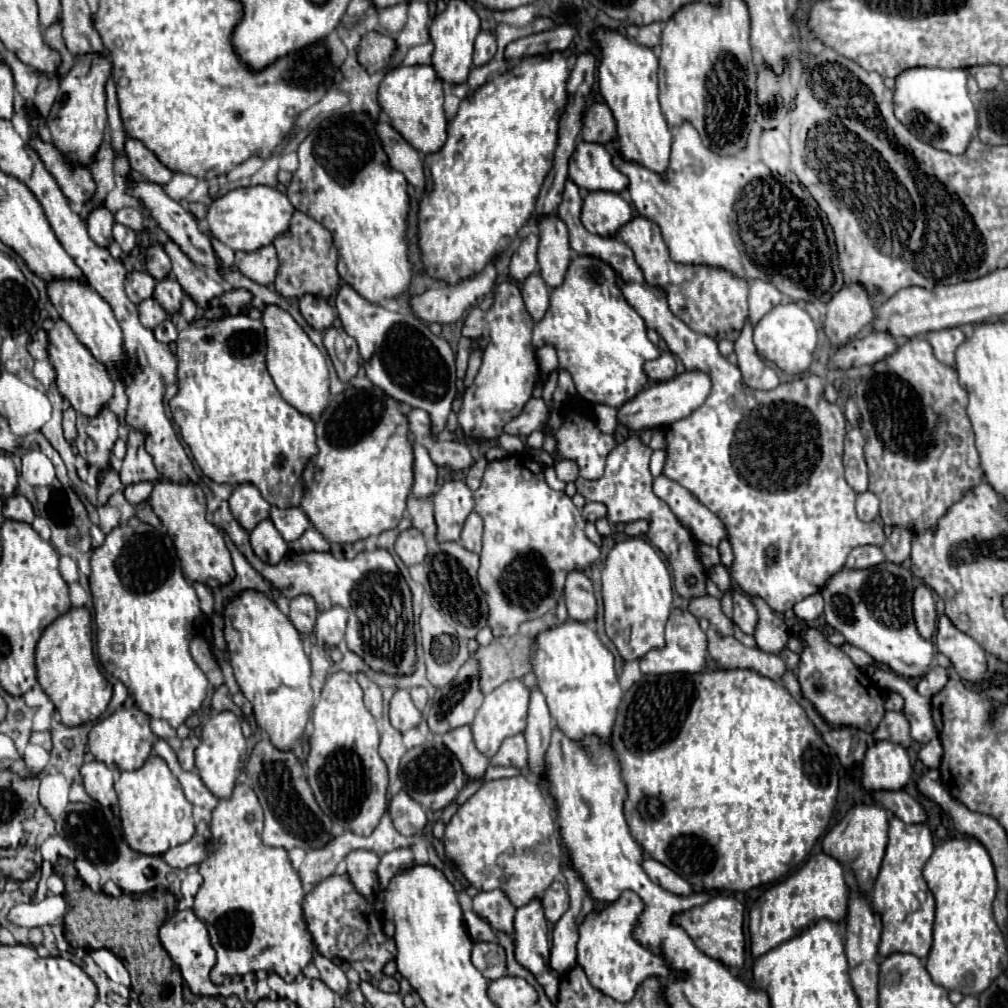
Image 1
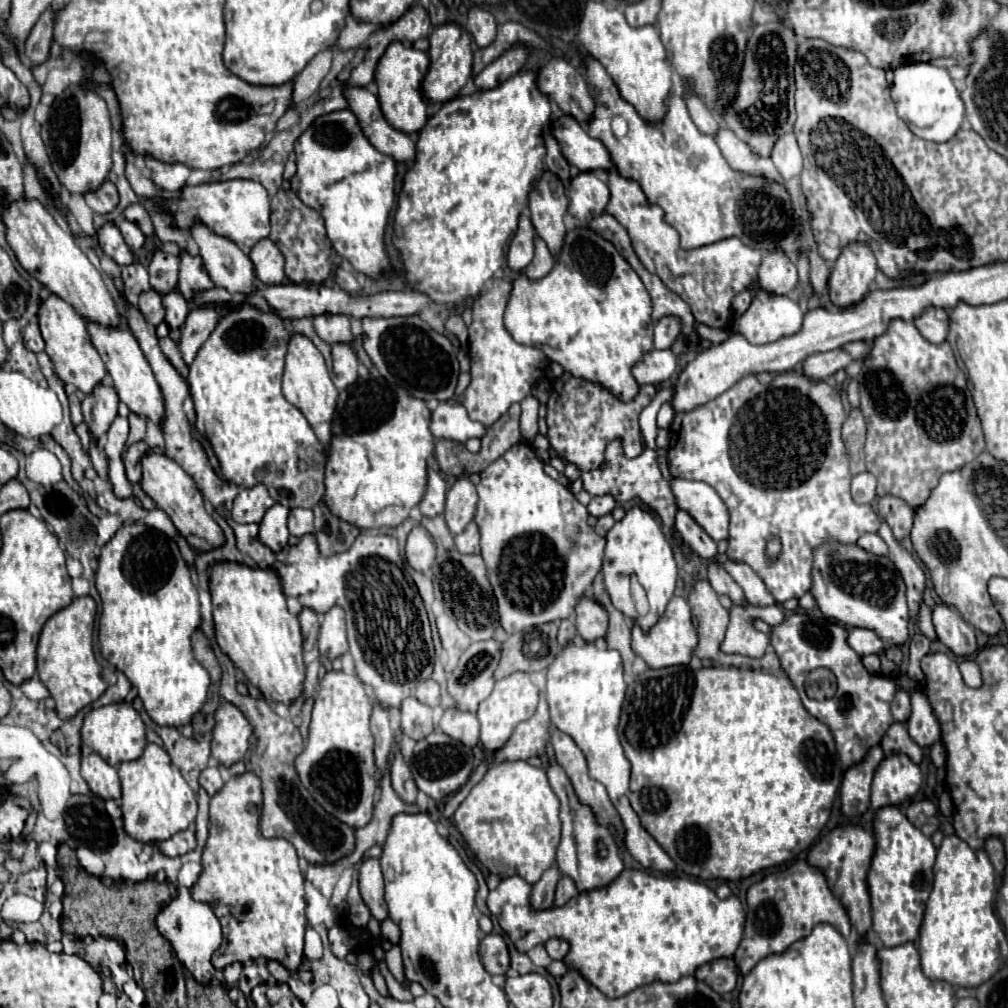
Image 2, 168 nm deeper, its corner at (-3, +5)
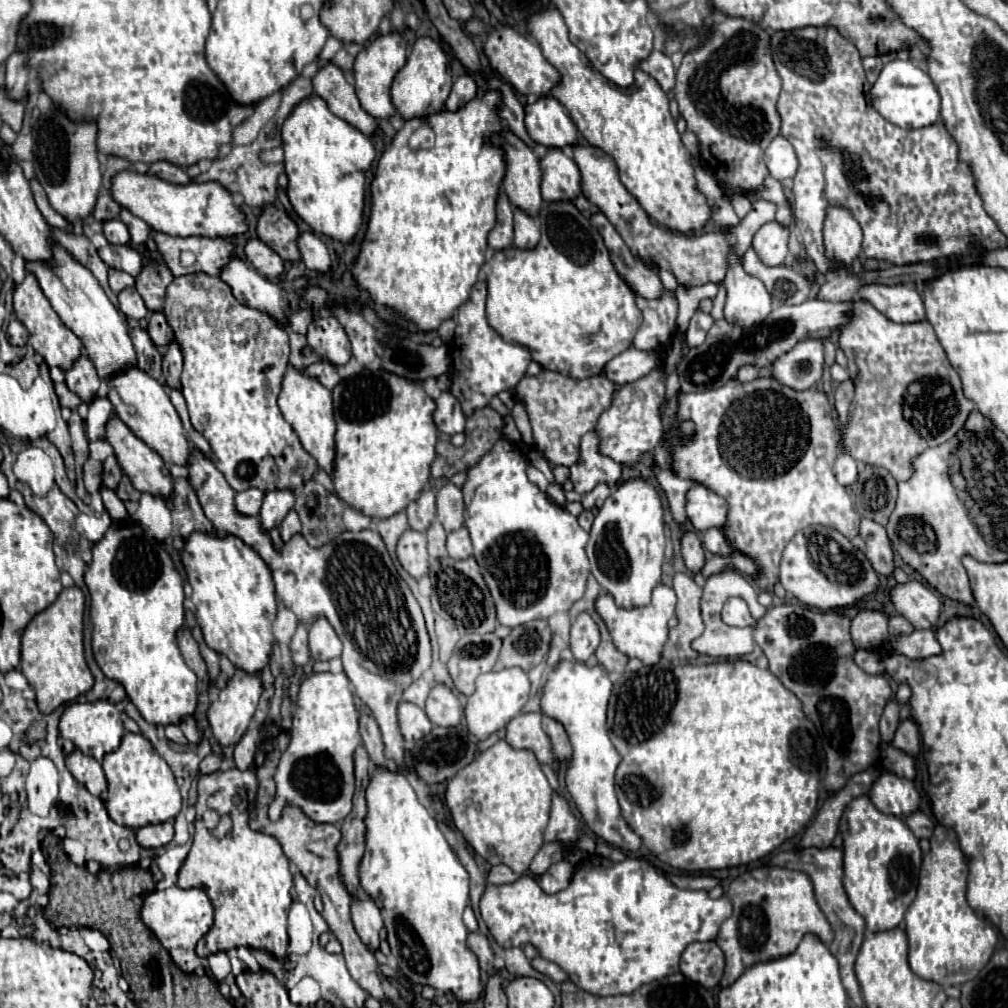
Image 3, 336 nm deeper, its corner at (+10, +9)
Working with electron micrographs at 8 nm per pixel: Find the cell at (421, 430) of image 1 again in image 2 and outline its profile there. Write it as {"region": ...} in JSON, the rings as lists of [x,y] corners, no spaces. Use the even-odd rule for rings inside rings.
{"region":[[[444,401],[432,411],[432,435],[438,439],[452,439],[466,443],[472,437],[482,437],[486,427],[482,423],[470,421],[466,409],[460,403]]]}

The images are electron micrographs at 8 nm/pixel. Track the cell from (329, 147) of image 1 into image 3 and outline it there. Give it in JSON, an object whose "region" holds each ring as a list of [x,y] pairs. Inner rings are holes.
{"region":[[[313,95],[299,103],[291,117],[283,123],[281,131],[283,151],[285,151],[285,173],[289,177],[287,197],[295,209],[295,213],[319,235],[333,237],[339,243],[353,243],[363,223],[363,207],[365,207],[365,169],[371,167],[375,159],[375,147],[361,131],[333,115],[327,103]]]}

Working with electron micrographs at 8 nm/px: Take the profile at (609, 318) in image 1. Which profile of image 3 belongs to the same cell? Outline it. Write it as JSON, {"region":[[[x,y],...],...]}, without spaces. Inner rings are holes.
{"region":[[[571,201],[543,203],[537,221],[541,225],[541,241],[533,251],[509,247],[497,251],[493,259],[483,265],[489,289],[487,321],[495,331],[499,331],[501,339],[527,347],[533,361],[543,369],[559,371],[573,379],[599,375],[615,355],[633,345],[633,335],[641,325],[641,311],[635,303],[635,293],[615,271],[599,231]]]}

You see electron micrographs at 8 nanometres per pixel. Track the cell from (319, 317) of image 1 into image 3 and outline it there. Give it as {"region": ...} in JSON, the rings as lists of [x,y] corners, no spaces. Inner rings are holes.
{"region":[[[333,315],[313,319],[307,329],[307,343],[321,359],[331,361],[333,365],[343,365],[351,357],[347,333]]]}

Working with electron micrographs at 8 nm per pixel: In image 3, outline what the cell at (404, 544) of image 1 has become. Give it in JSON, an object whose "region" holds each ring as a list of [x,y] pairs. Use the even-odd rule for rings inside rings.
{"region":[[[407,529],[401,535],[399,543],[397,543],[397,559],[411,577],[419,579],[419,577],[427,575],[429,563],[427,563],[427,539],[425,539],[425,533]]]}

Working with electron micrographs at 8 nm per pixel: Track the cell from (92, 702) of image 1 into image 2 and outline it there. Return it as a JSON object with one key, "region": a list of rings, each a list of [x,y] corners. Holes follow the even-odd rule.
{"region":[[[84,595],[76,597],[68,607],[52,615],[52,619],[48,619],[48,623],[42,627],[38,641],[38,675],[54,697],[56,713],[60,719],[74,717],[82,707],[96,701],[108,687],[92,651],[94,617],[96,603],[90,595]]]}

